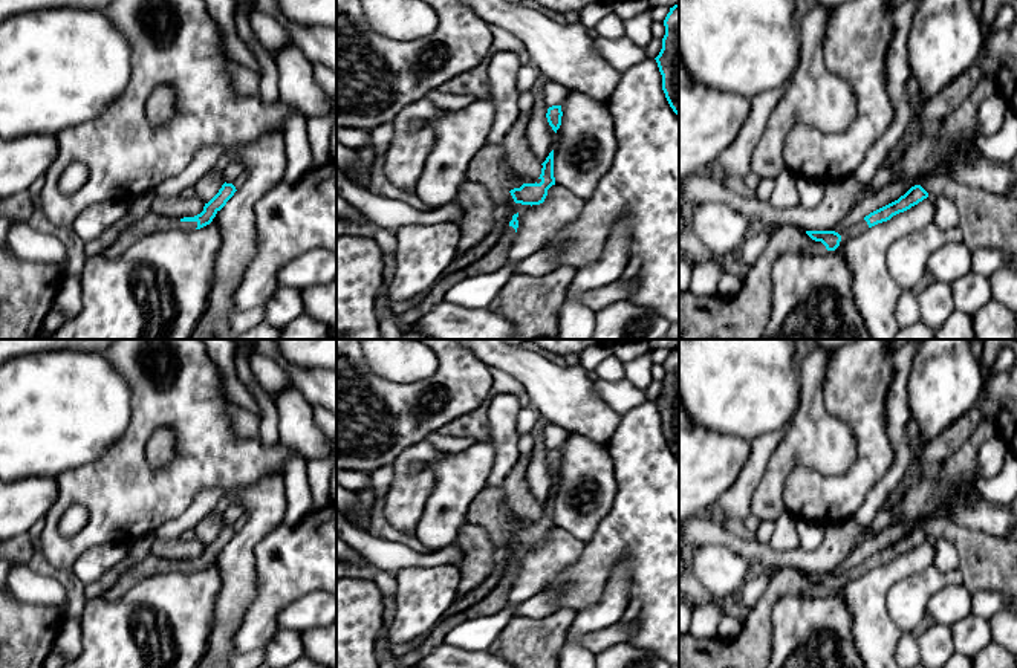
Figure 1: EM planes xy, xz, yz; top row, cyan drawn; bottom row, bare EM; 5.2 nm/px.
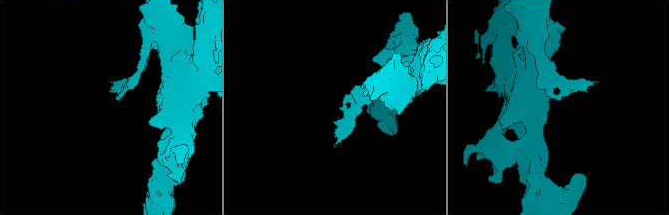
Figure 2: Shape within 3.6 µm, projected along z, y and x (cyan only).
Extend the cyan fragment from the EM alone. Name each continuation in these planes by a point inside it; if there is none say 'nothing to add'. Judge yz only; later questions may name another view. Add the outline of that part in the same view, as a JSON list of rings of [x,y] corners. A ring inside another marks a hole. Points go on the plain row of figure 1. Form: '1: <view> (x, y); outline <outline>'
1: yz (860, 569); outline [[[866,563],[858,564],[855,569],[849,570],[843,578],[841,582],[844,581],[852,581],[856,579],[858,576],[861,576],[863,573],[866,573],[869,570]]]

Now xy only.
1: xy (138, 567); outline [[[151,552],[133,555],[121,567],[121,575],[115,587],[104,595],[109,601],[122,598],[139,581],[153,575],[182,572],[191,573],[197,570],[197,564],[182,564],[180,561],[168,561],[153,555]]]

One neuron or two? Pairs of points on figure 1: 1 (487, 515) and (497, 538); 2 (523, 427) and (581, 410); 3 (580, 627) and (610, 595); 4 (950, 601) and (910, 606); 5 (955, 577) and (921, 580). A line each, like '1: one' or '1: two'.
1: one
2: two
3: one
4: two
5: one

